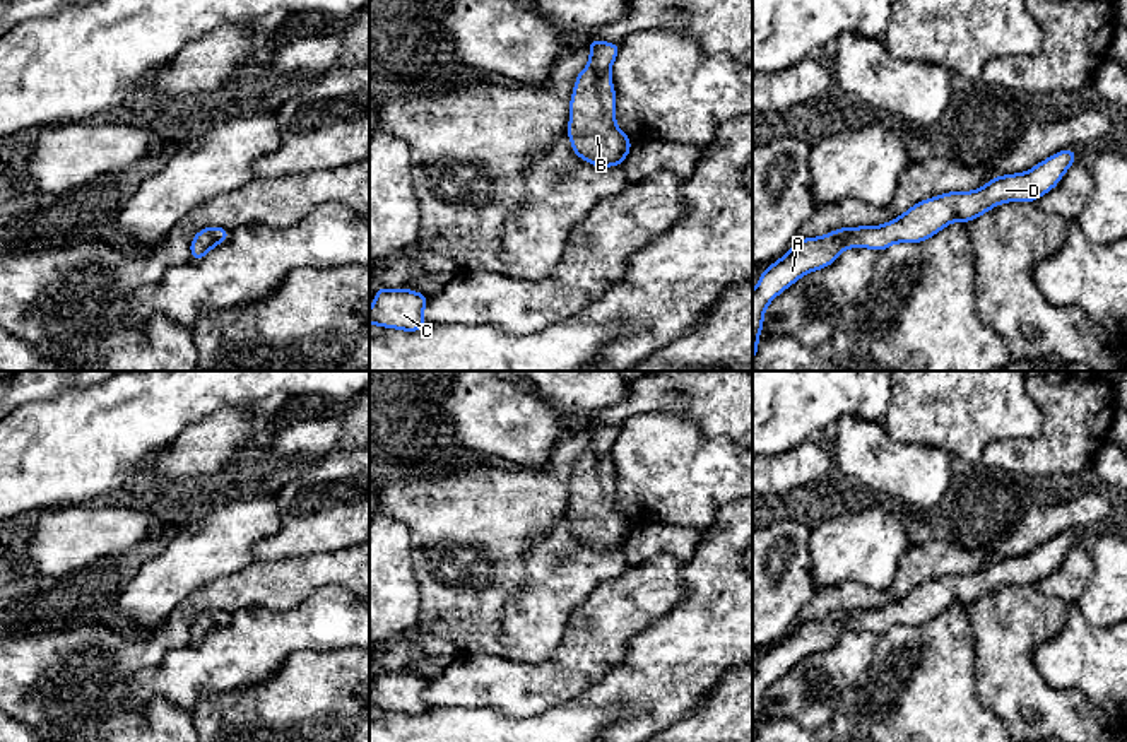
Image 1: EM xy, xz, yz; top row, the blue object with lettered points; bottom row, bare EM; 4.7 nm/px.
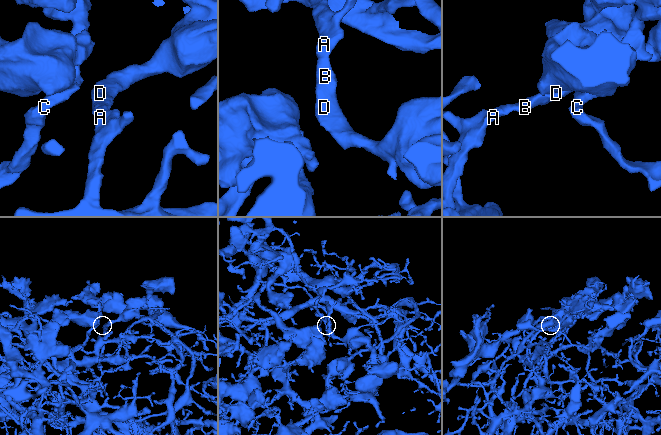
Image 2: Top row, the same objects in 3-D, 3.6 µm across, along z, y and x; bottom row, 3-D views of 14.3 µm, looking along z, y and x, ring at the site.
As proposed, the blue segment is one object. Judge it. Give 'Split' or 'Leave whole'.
Leave whole

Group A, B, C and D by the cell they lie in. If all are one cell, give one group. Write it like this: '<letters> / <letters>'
A B C D

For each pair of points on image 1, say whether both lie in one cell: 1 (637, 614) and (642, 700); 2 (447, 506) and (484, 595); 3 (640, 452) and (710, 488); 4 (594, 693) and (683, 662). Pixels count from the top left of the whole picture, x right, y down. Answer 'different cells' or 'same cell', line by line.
1: different cells
2: same cell
3: same cell
4: same cell

